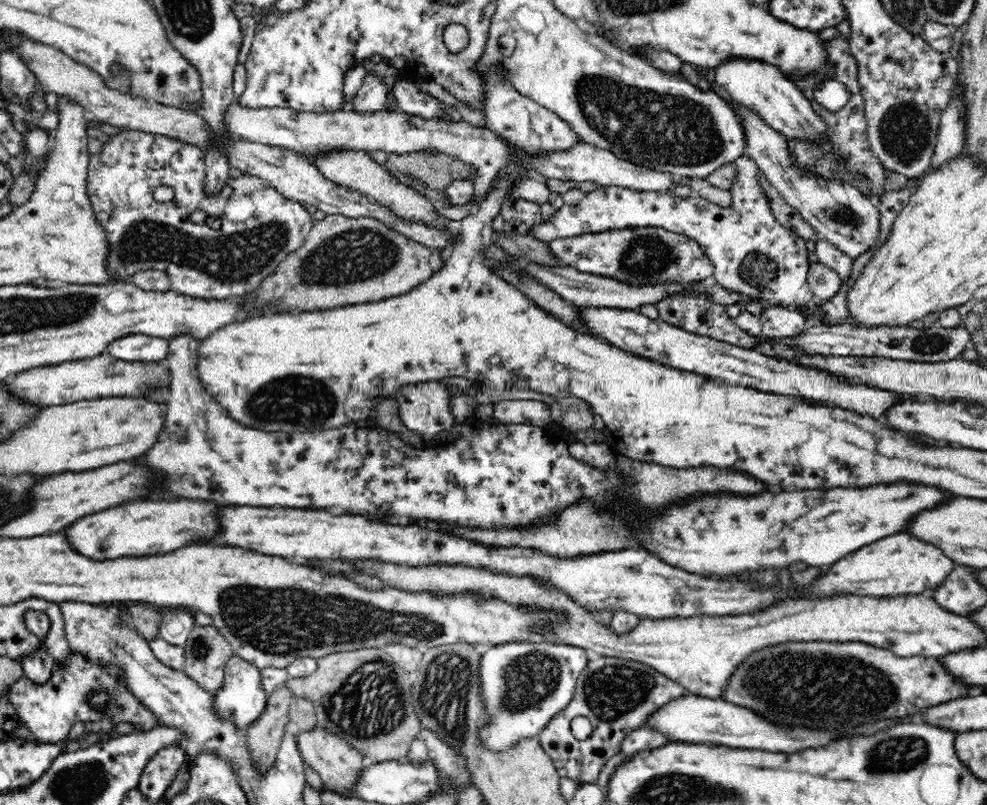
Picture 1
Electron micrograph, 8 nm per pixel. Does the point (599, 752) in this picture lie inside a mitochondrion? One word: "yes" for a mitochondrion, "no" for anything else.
no

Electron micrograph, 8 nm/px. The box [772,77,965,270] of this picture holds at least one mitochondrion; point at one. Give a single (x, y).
(904, 130)

